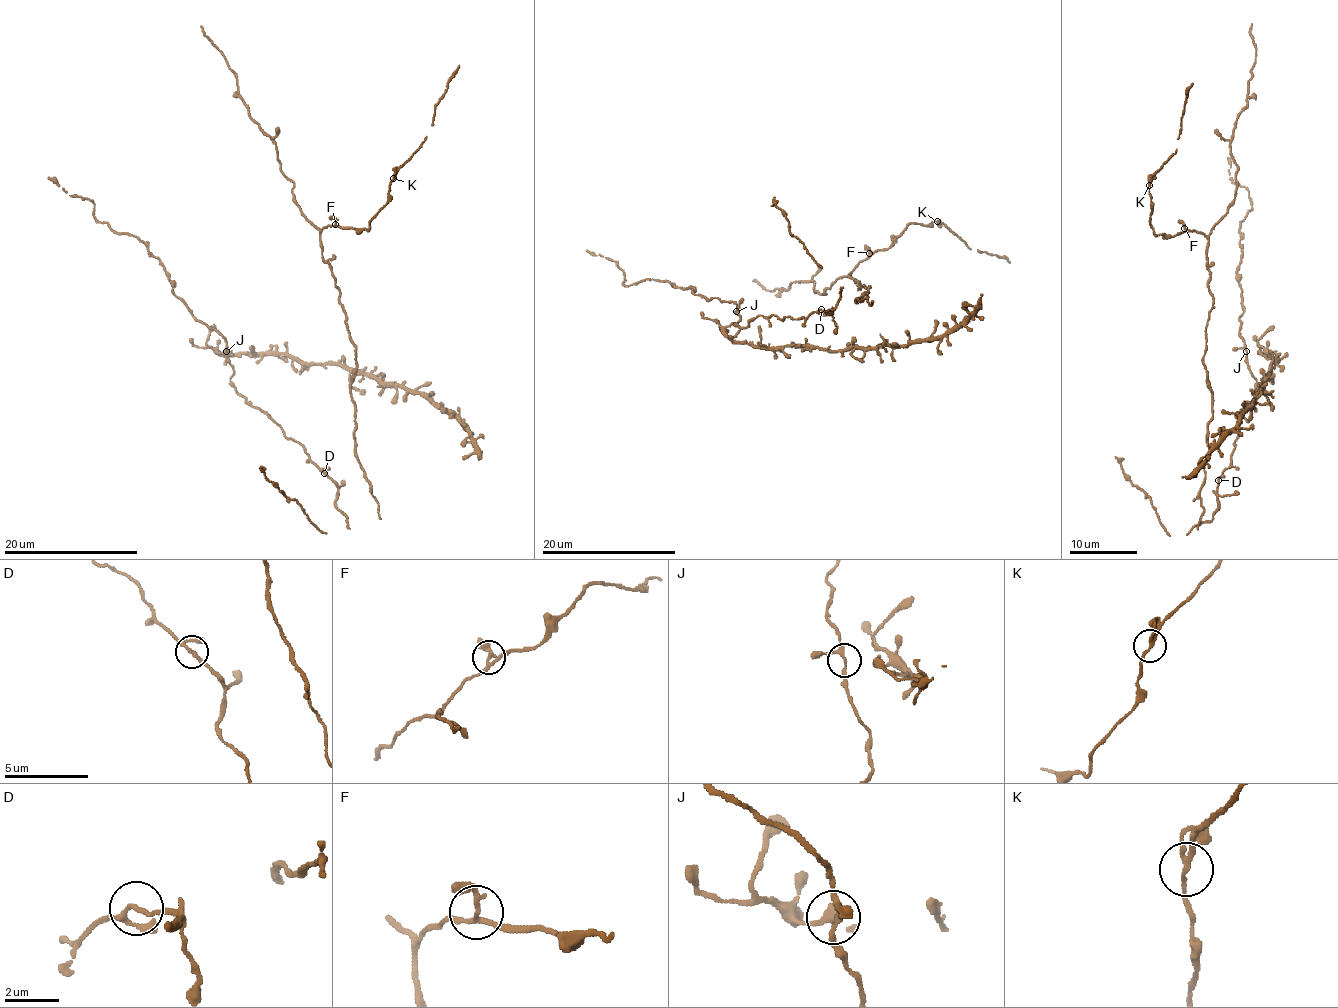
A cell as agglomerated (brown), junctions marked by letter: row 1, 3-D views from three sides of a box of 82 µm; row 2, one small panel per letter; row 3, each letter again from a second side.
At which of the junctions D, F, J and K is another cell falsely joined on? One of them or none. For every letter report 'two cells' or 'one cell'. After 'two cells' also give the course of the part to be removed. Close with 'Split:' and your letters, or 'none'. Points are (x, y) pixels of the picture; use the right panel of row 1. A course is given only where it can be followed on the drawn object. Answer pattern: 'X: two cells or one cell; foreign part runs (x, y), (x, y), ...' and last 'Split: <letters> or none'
D: one cell
F: one cell
J: one cell
K: one cell
Split: none

